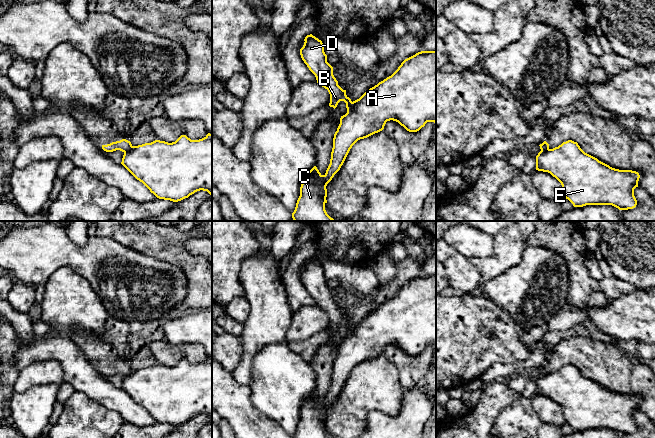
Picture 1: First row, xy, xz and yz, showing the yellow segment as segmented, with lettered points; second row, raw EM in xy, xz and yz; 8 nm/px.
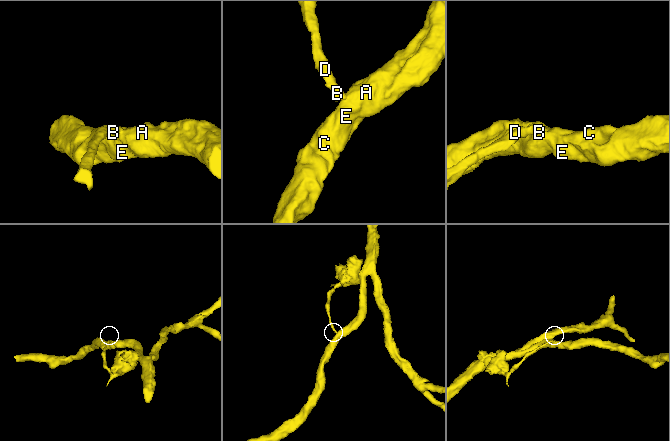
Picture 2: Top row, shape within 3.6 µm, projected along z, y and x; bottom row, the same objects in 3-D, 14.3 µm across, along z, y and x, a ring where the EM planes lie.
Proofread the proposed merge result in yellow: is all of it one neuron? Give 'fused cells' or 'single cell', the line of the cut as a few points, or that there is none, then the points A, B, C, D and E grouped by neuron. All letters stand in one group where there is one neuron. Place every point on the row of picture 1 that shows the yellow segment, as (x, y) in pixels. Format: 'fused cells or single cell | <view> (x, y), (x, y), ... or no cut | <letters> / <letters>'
fused cells | xy (133, 146), (124, 152) | A C E / B D

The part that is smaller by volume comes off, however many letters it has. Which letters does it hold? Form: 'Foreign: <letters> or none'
Foreign: B, D

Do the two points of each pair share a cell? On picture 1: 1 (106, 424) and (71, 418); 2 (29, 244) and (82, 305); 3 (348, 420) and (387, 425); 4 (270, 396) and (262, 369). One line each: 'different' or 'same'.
1: same
2: different
3: different
4: same

